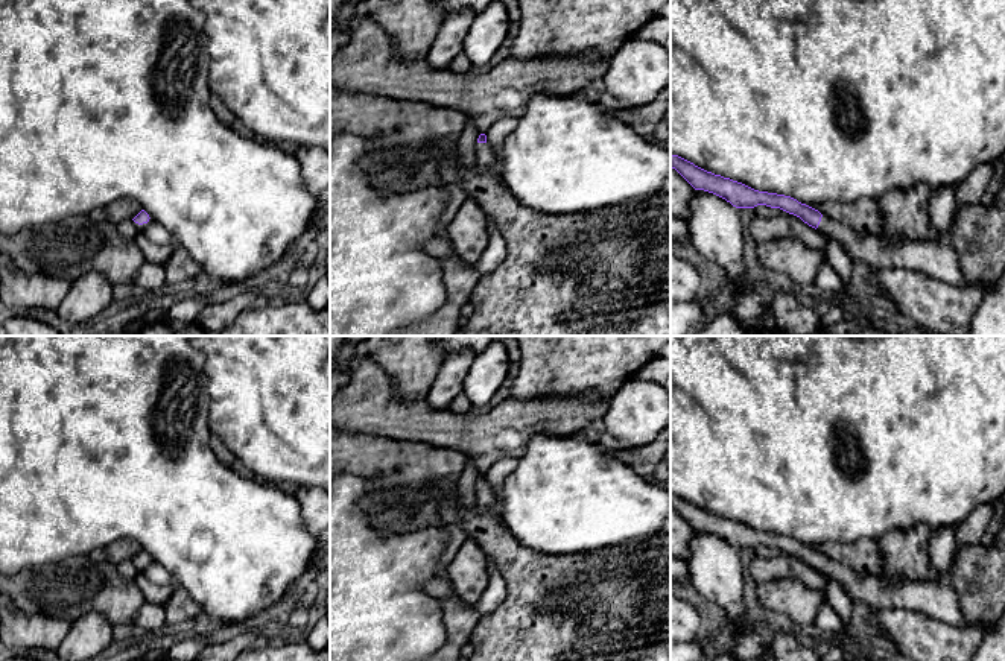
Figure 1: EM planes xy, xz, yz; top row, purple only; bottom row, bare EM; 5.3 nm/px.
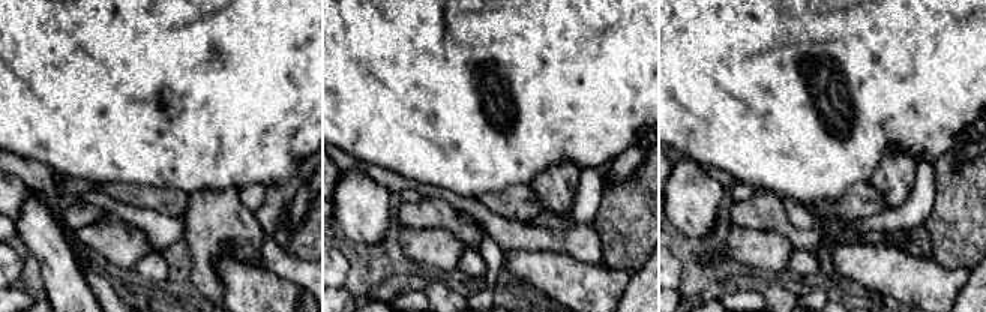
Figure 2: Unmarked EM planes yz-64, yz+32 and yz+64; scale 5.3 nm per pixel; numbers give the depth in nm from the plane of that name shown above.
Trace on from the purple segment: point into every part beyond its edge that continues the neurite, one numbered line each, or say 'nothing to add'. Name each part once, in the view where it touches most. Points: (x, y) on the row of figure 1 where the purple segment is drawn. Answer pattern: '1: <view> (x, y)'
1: yz (938, 259)

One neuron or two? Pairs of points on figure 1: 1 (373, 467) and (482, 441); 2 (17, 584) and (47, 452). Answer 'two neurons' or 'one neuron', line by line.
1: two neurons
2: two neurons

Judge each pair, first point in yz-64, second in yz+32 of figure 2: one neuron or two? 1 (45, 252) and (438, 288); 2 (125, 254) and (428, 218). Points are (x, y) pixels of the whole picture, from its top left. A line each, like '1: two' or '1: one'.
1: two
2: two

